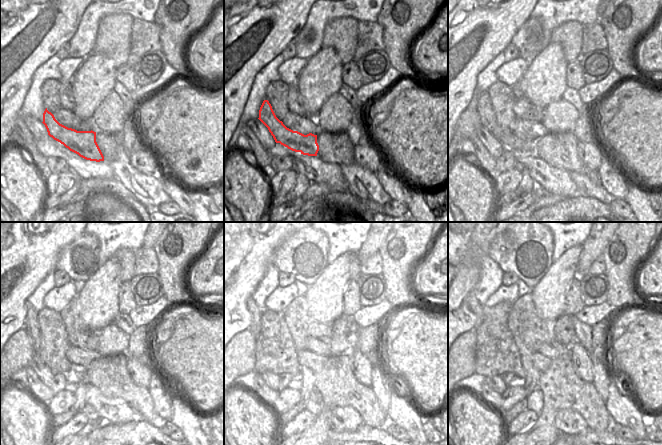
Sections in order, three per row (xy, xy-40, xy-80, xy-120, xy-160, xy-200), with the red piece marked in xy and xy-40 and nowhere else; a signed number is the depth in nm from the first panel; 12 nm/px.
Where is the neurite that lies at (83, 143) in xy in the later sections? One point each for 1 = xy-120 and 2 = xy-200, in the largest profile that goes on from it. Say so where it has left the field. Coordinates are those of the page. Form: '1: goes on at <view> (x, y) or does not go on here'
1: goes on at xy-120 (31, 325)
2: goes on at xy-200 (472, 303)

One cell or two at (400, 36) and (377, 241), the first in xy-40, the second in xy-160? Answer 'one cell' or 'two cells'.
two cells

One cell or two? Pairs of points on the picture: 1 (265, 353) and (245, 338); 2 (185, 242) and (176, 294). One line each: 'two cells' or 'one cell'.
1: two cells
2: one cell

